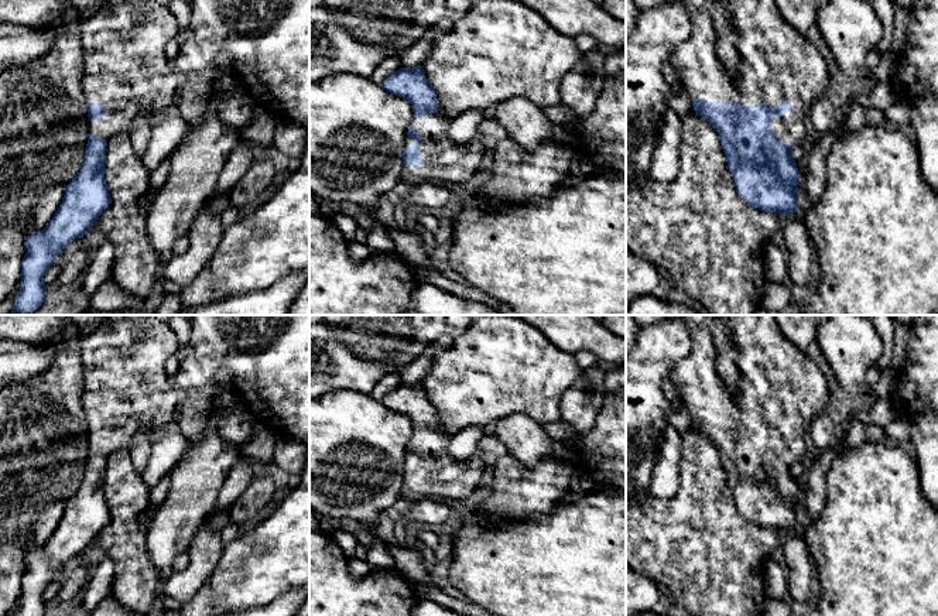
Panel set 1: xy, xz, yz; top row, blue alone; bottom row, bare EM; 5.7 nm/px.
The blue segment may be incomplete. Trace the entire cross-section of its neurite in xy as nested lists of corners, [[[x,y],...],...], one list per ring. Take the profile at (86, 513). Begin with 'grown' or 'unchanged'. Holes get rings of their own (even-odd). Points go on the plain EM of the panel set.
grown | [[[106,315],[92,332],[81,336],[81,360],[85,387],[82,405],[88,420],[89,455],[82,485],[66,502],[62,519],[51,538],[41,548],[25,554],[27,569],[21,579],[20,608],[16,616],[45,616],[48,602],[44,592],[55,582],[57,571],[92,544],[112,520],[105,499],[107,456],[119,448],[129,448],[133,437],[153,431],[175,417],[181,391],[165,372],[167,360],[179,349],[177,333],[170,326],[171,315]]]

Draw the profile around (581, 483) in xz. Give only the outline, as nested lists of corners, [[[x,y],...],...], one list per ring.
[[[574,473],[568,490],[575,494],[585,496],[590,492],[598,490],[598,485],[590,476],[585,473]]]

